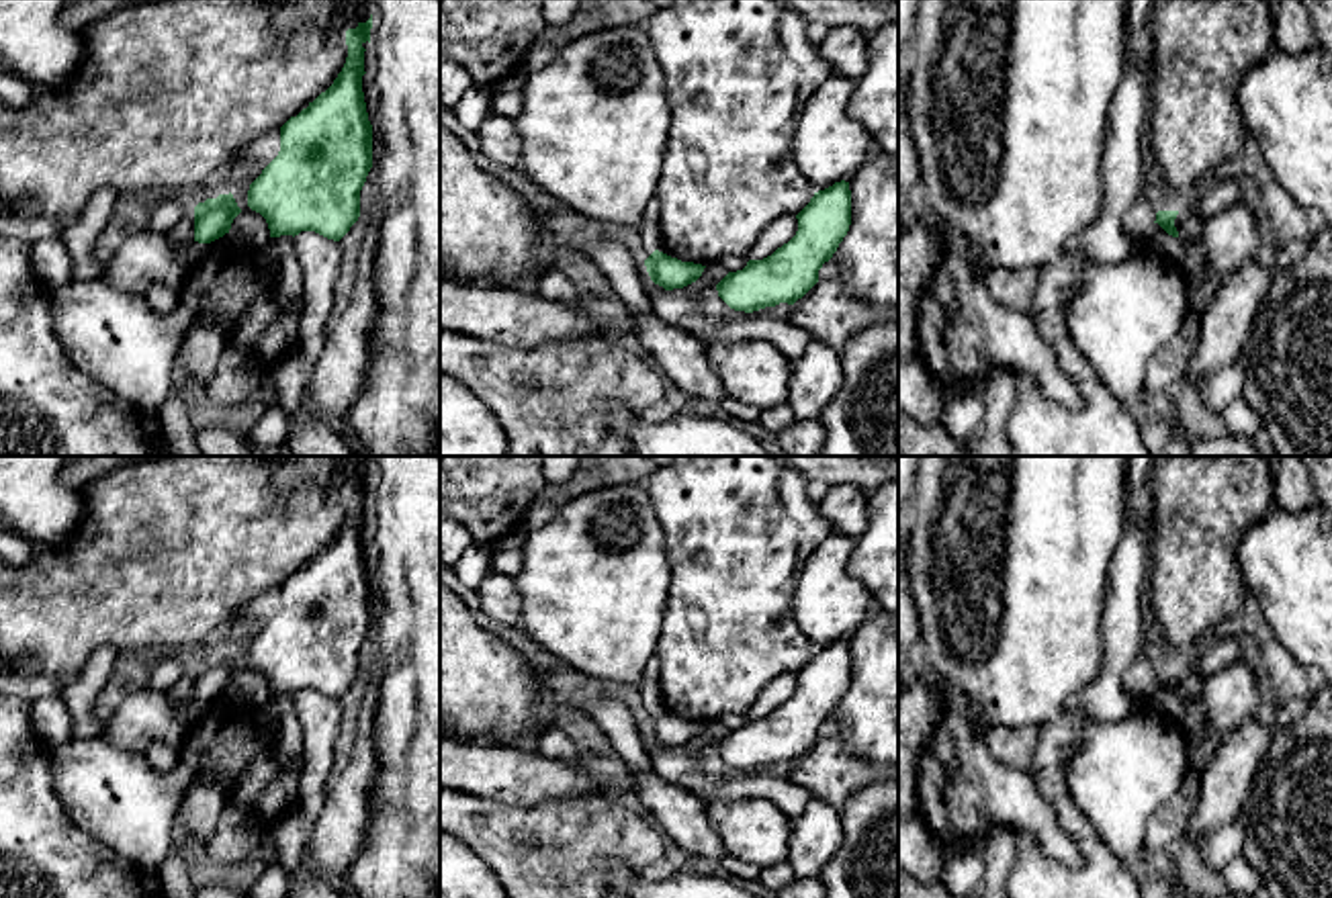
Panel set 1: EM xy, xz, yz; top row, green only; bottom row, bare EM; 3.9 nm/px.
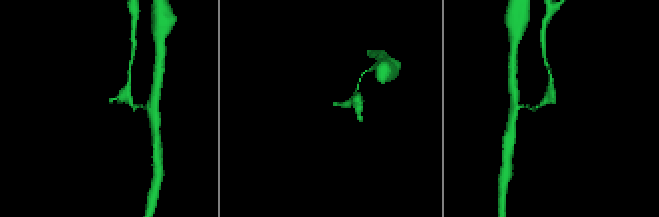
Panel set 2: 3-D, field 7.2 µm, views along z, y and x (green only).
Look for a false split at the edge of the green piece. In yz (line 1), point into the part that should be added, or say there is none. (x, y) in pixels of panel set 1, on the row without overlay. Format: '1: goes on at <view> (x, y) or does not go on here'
1: does not go on here

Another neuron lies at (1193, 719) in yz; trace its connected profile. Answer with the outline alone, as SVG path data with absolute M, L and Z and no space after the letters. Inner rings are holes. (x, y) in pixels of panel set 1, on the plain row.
M1199 695L1183 700L1183 714L1179 722L1195 738L1203 738L1207 734L1207 714Z

